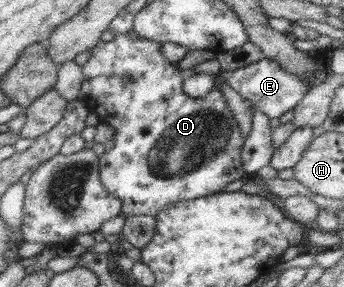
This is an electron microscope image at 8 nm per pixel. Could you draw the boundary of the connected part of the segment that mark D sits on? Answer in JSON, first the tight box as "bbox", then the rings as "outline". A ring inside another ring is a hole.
{"bbox":[79,31,247,217],"outline":[[[127,31],[123,34],[113,35],[111,41],[104,42],[98,40],[96,45],[89,49],[90,58],[81,65],[82,81],[79,99],[83,100],[90,112],[96,113],[98,121],[108,124],[115,131],[112,148],[106,152],[104,151],[101,156],[98,156],[97,172],[99,173],[99,180],[104,190],[110,196],[122,202],[122,209],[120,209],[119,215],[124,217],[134,215],[150,215],[156,217],[156,213],[158,213],[160,209],[164,209],[166,205],[170,205],[170,203],[186,201],[186,199],[198,199],[220,192],[222,188],[228,186],[231,181],[240,179],[243,175],[247,176],[245,169],[242,167],[240,157],[241,149],[245,144],[244,138],[240,134],[240,130],[238,130],[236,120],[232,118],[232,112],[230,112],[220,89],[214,85],[202,98],[188,97],[181,88],[182,71],[174,62],[167,61],[159,50],[160,48],[161,43],[158,43],[156,40],[144,39],[137,33]]]}

